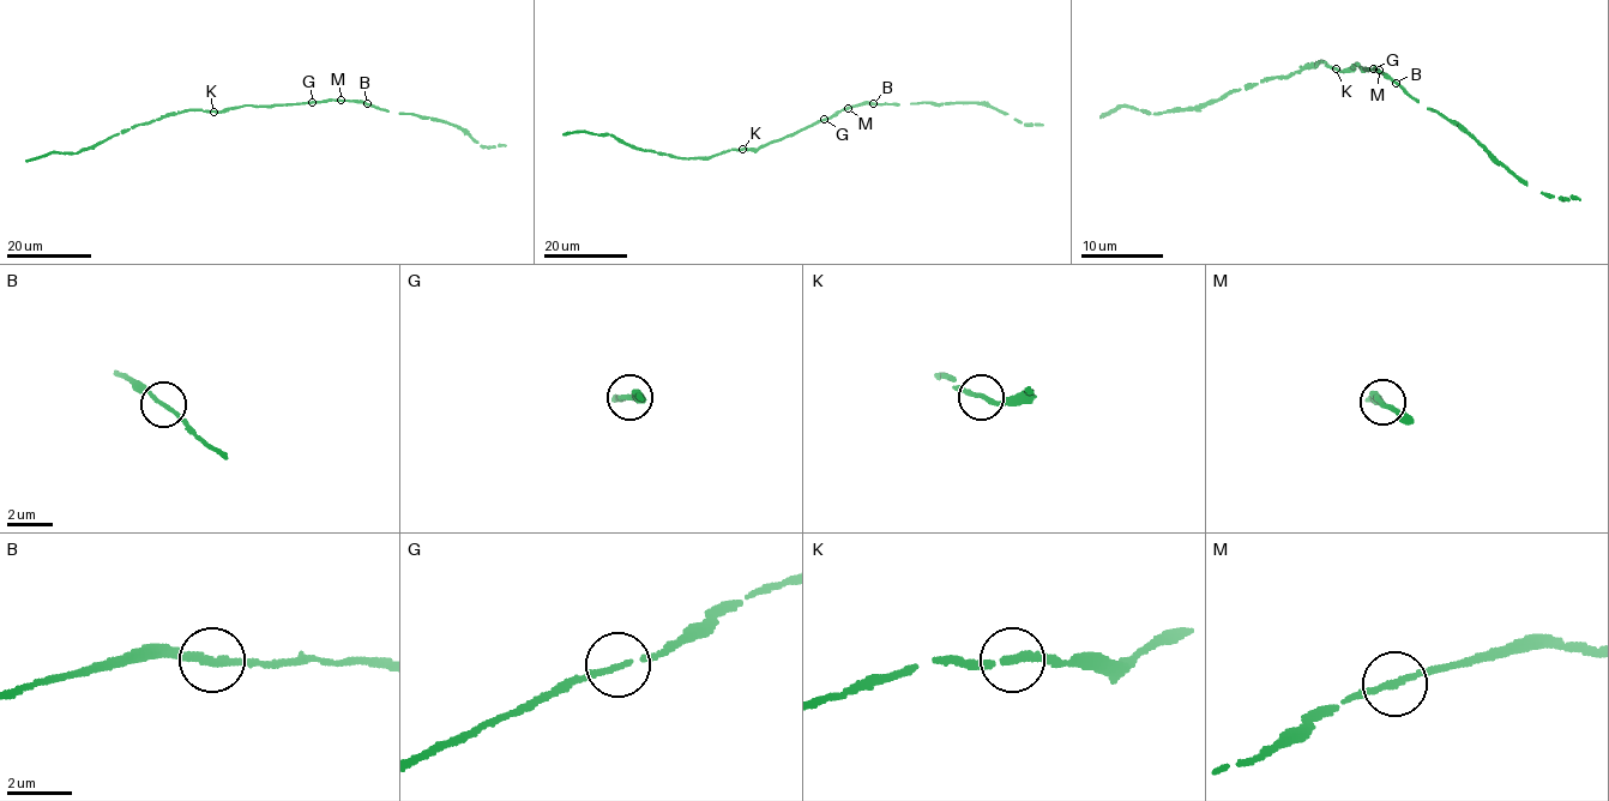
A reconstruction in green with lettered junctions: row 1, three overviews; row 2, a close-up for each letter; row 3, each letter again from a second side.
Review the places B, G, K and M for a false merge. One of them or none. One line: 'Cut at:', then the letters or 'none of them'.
Cut at: none of them

